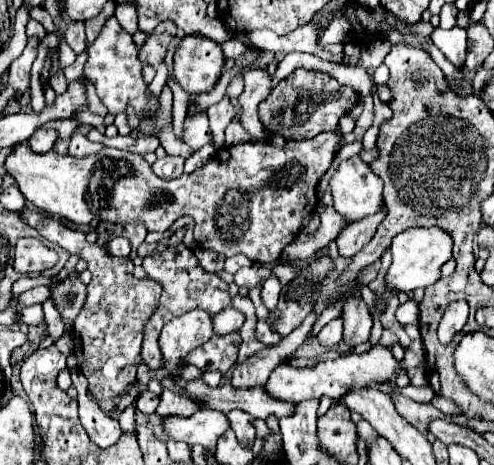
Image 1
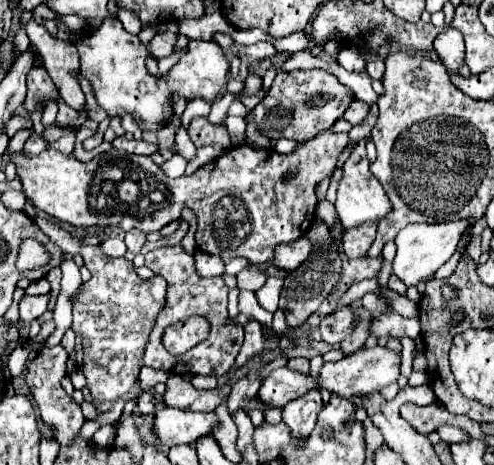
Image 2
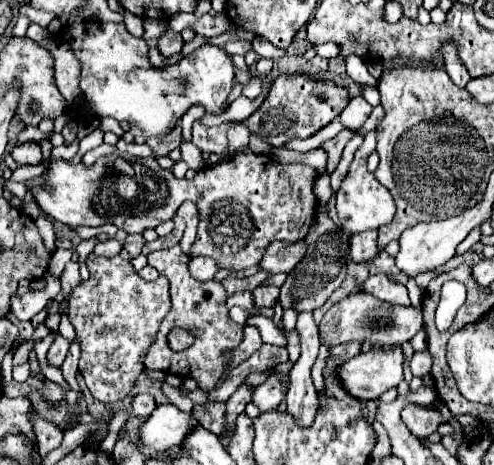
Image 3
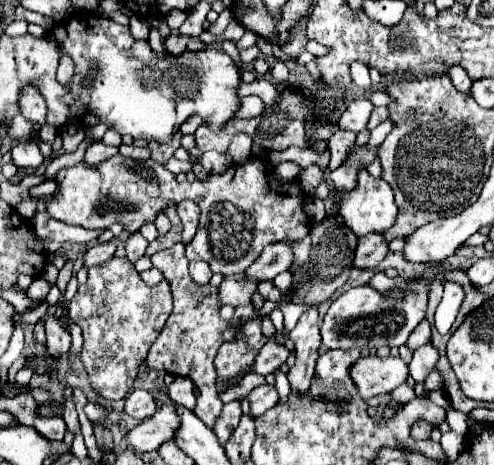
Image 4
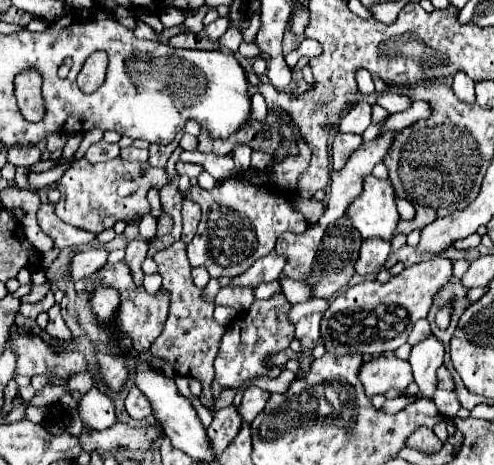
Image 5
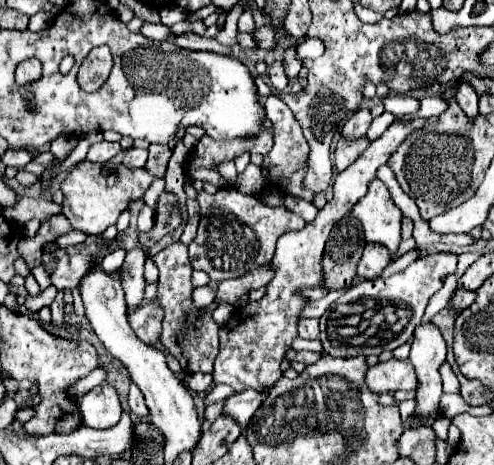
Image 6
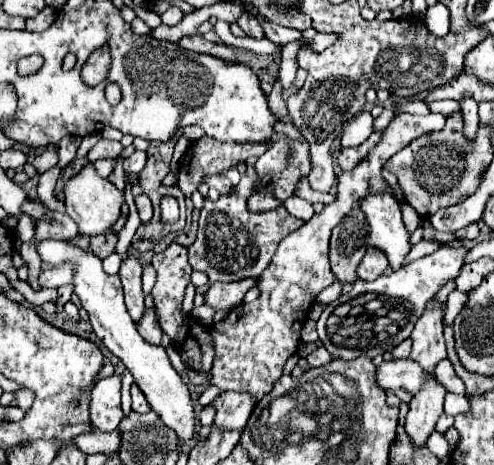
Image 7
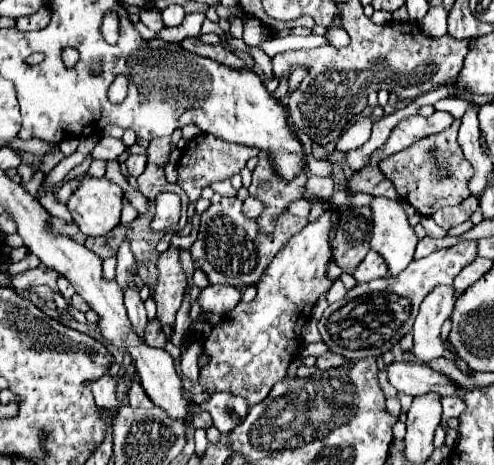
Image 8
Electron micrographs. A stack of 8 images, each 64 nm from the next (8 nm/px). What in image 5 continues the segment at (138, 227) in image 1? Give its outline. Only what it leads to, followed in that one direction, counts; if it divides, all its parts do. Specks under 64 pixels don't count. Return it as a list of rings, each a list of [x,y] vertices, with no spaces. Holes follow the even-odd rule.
[[[142,238],[132,240],[132,242],[128,244],[128,248],[126,248],[126,264],[130,266],[136,284],[142,284],[144,272],[142,272],[140,266],[142,266],[142,262],[144,262],[144,258],[146,258],[146,250],[148,250],[148,242],[142,240]]]

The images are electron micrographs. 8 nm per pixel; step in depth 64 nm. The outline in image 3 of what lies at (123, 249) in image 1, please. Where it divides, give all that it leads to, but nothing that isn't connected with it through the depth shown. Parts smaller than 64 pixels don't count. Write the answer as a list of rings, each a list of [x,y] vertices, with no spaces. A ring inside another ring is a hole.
[[[110,238],[110,240],[106,240],[106,242],[98,242],[96,244],[96,248],[94,248],[94,252],[98,254],[98,256],[118,256],[120,252],[122,252],[122,244],[118,242],[118,240],[114,240],[114,238]]]

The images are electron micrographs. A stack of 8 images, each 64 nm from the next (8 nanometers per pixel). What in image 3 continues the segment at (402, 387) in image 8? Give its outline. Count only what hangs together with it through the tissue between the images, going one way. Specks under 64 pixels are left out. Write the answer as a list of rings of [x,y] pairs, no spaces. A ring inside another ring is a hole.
[[[372,348],[370,352],[360,352],[352,360],[346,360],[344,364],[340,364],[340,370],[338,370],[340,384],[344,384],[344,390],[350,396],[356,396],[356,400],[360,400],[365,418],[368,416],[368,409],[364,400],[378,400],[382,392],[398,386],[402,378],[404,378],[402,376],[402,348],[394,348],[394,350]]]

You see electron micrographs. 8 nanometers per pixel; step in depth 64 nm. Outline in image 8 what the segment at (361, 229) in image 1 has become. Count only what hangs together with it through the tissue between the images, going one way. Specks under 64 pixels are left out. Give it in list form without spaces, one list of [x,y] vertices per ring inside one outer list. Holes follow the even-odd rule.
[[[370,250],[368,256],[364,258],[364,262],[358,264],[358,268],[354,272],[354,278],[356,278],[356,282],[370,282],[374,278],[386,276],[386,272],[388,272],[388,266],[384,264],[382,256],[378,252]]]

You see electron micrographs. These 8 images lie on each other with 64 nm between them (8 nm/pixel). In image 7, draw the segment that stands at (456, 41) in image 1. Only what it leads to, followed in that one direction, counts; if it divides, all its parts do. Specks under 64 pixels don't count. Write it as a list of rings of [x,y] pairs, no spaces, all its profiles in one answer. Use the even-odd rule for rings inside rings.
[[[472,98],[460,100],[460,110],[464,114],[464,132],[472,140],[478,130],[478,102]]]

